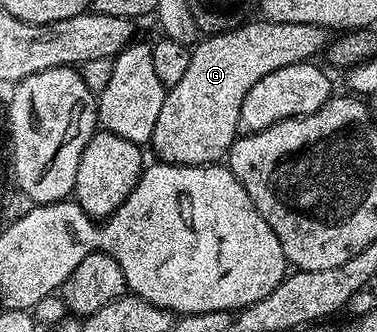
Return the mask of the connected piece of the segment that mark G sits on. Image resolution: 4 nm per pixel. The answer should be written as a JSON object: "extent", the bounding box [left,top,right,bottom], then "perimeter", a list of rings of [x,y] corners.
{"extent":[151,19,330,166],"perimeter":[[[250,19],[230,32],[219,32],[198,39],[190,51],[191,66],[180,82],[165,93],[163,110],[155,121],[151,149],[162,164],[195,166],[224,161],[239,133],[239,110],[247,90],[275,70],[312,61],[324,53],[330,39],[328,28],[303,22],[274,22]]]}

